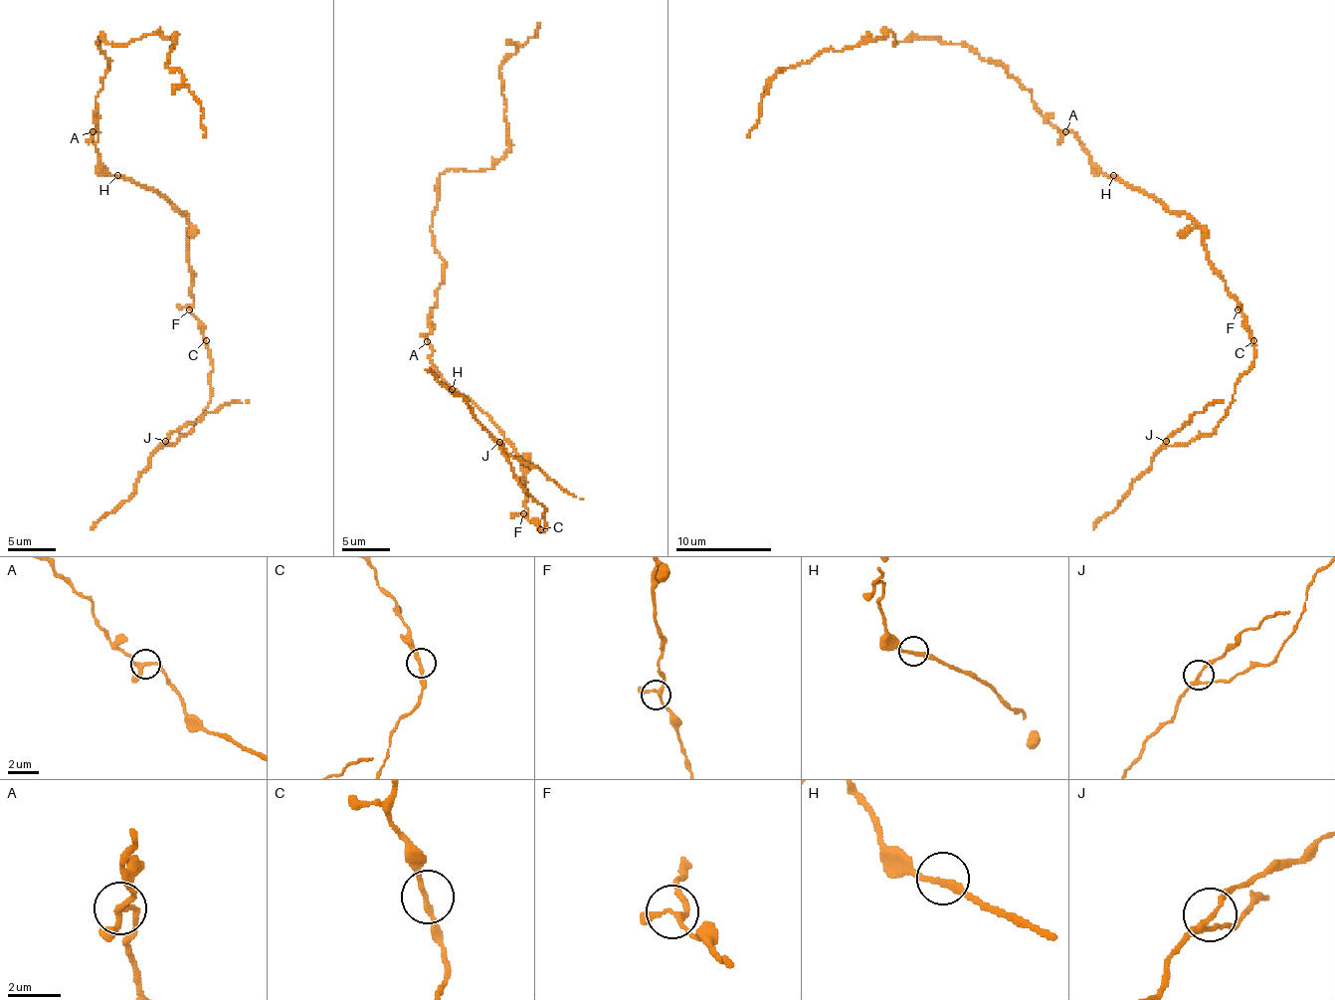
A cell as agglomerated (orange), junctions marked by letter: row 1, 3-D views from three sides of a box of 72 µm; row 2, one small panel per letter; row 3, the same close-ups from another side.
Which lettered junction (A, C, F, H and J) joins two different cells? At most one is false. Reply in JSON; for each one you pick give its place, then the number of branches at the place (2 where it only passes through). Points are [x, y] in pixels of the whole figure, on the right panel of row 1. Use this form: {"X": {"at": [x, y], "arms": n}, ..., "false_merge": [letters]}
{"false_merge": []}

